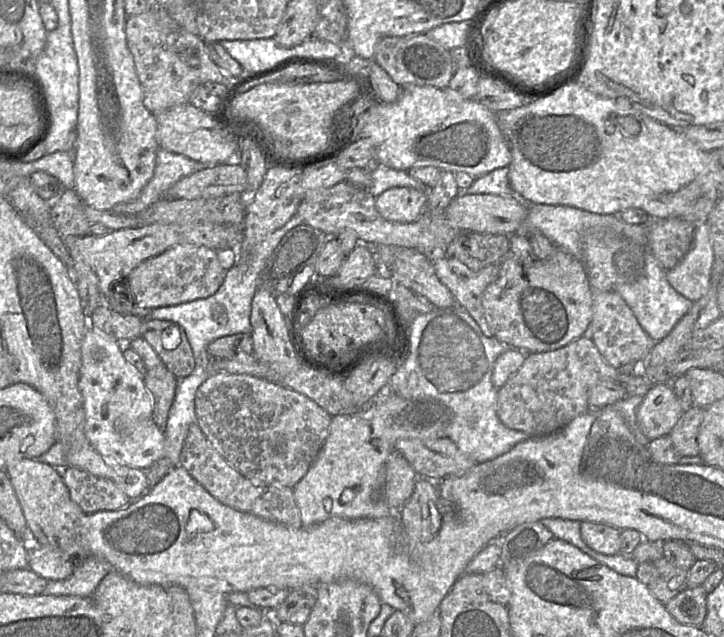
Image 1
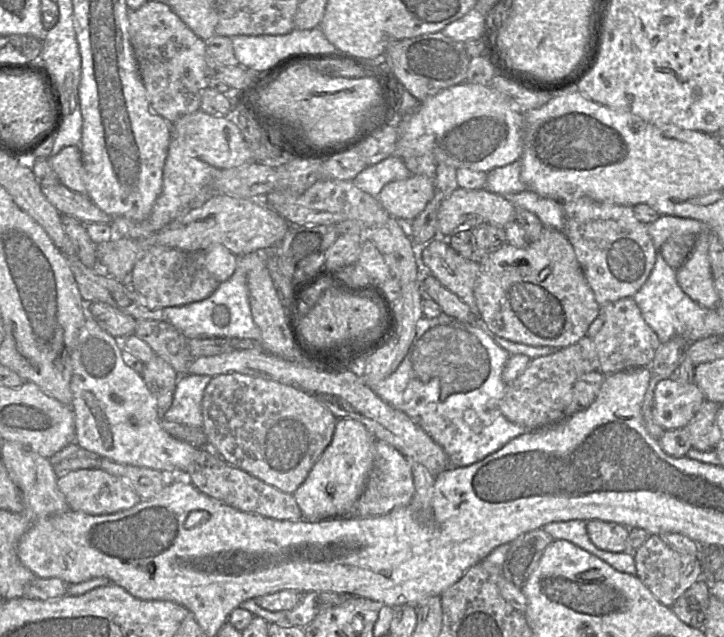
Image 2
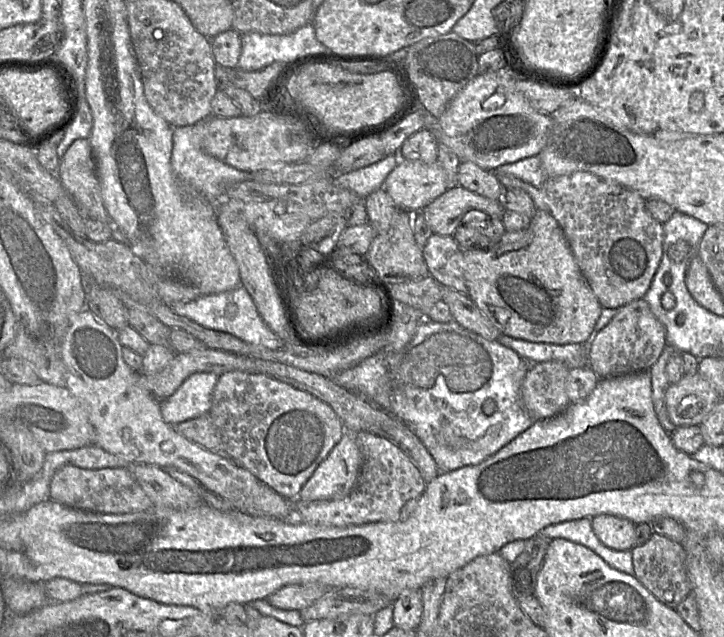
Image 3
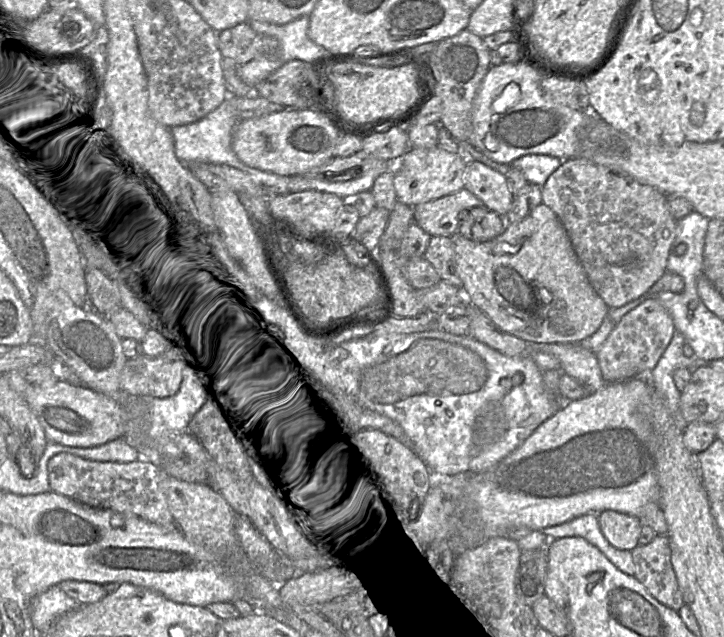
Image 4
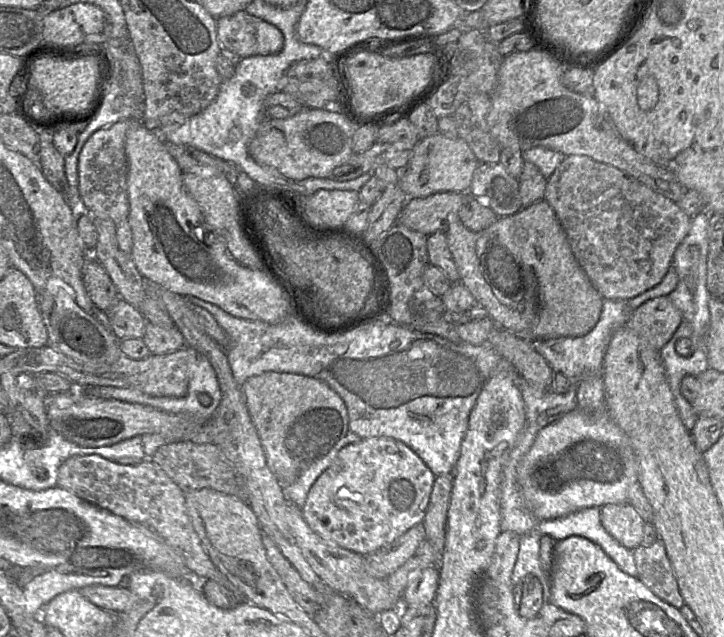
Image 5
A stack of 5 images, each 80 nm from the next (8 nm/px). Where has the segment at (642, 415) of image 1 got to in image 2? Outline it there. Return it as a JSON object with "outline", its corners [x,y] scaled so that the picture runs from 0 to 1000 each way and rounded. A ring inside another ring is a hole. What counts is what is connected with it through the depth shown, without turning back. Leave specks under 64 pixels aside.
{"outline":[[[914,597],[903,612],[902,661],[917,677],[945,672],[972,630],[977,628],[960,601]]]}

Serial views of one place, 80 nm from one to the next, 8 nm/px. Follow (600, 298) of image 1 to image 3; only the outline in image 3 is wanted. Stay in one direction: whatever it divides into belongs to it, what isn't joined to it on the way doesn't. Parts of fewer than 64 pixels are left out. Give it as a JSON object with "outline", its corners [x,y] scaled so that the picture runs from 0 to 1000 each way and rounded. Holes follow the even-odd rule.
{"outline":[[[885,468],[856,484],[814,543],[814,575],[827,595],[898,581],[920,543],[917,512]]]}

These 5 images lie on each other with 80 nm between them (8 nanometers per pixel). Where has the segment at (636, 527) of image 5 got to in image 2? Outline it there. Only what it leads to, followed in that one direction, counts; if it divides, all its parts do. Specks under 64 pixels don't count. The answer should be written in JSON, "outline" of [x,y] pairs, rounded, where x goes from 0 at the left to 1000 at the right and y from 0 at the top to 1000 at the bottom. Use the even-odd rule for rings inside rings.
{"outline":[[[815,816],[809,821],[811,837],[819,854],[834,865],[862,867],[870,829],[831,816]]]}

